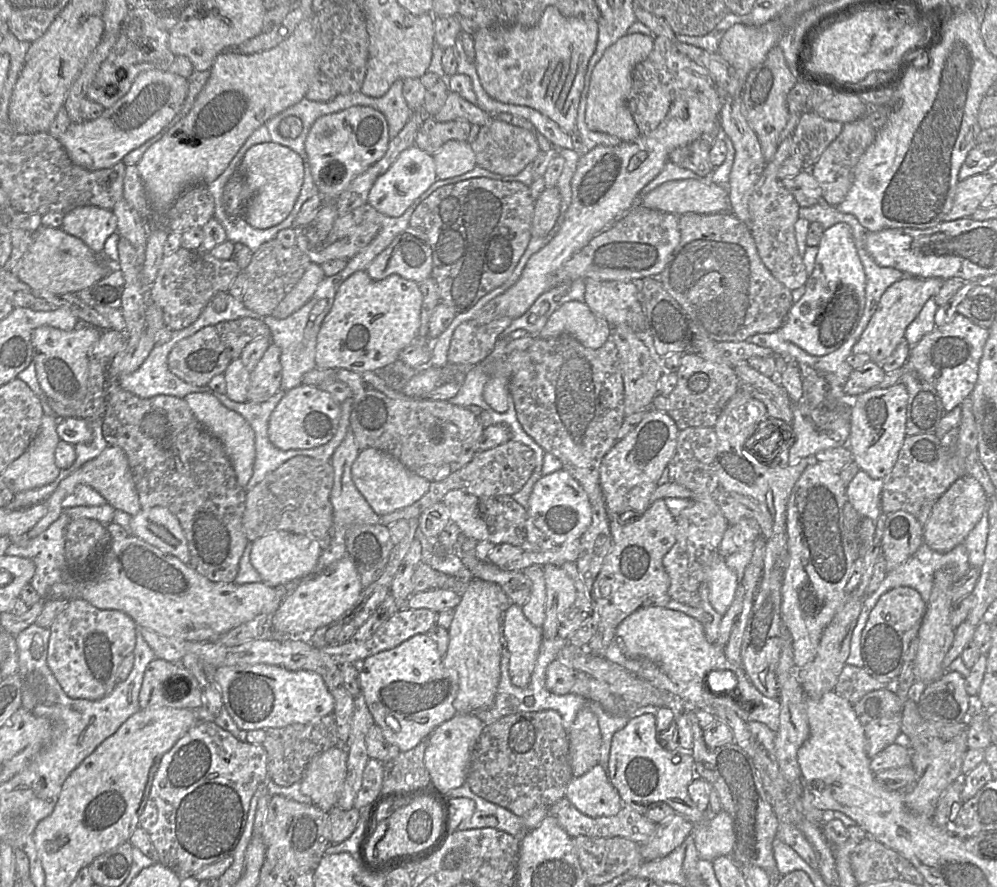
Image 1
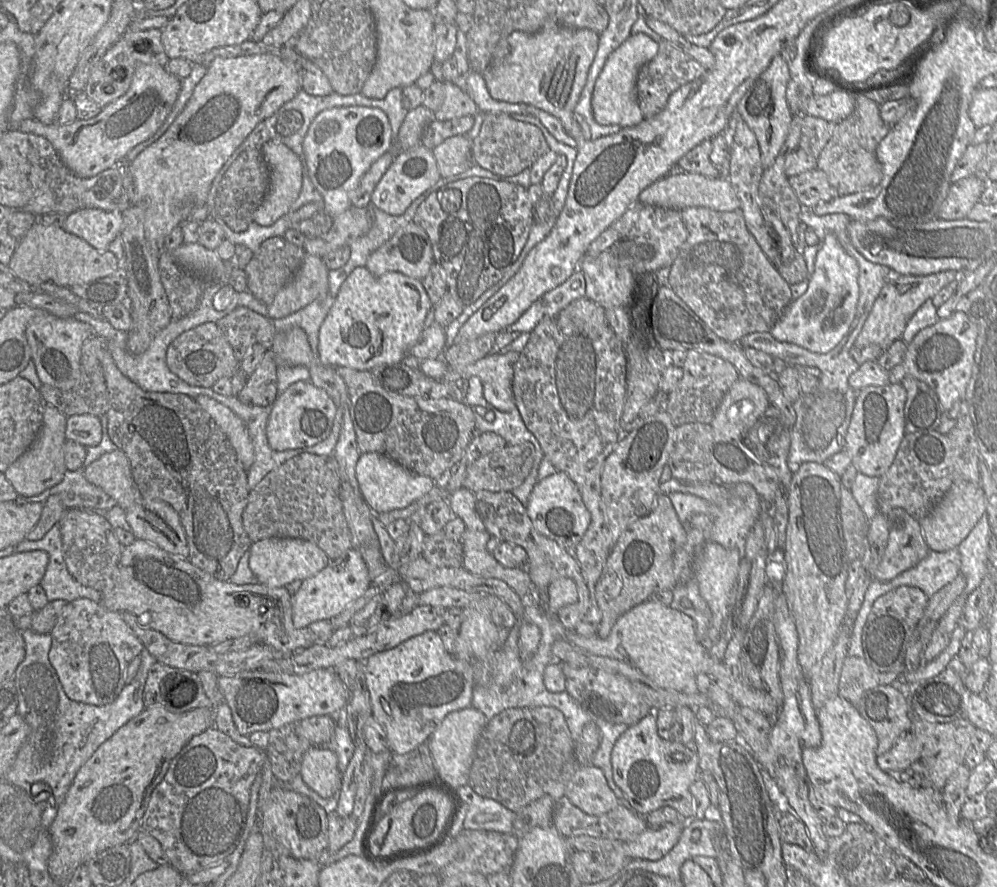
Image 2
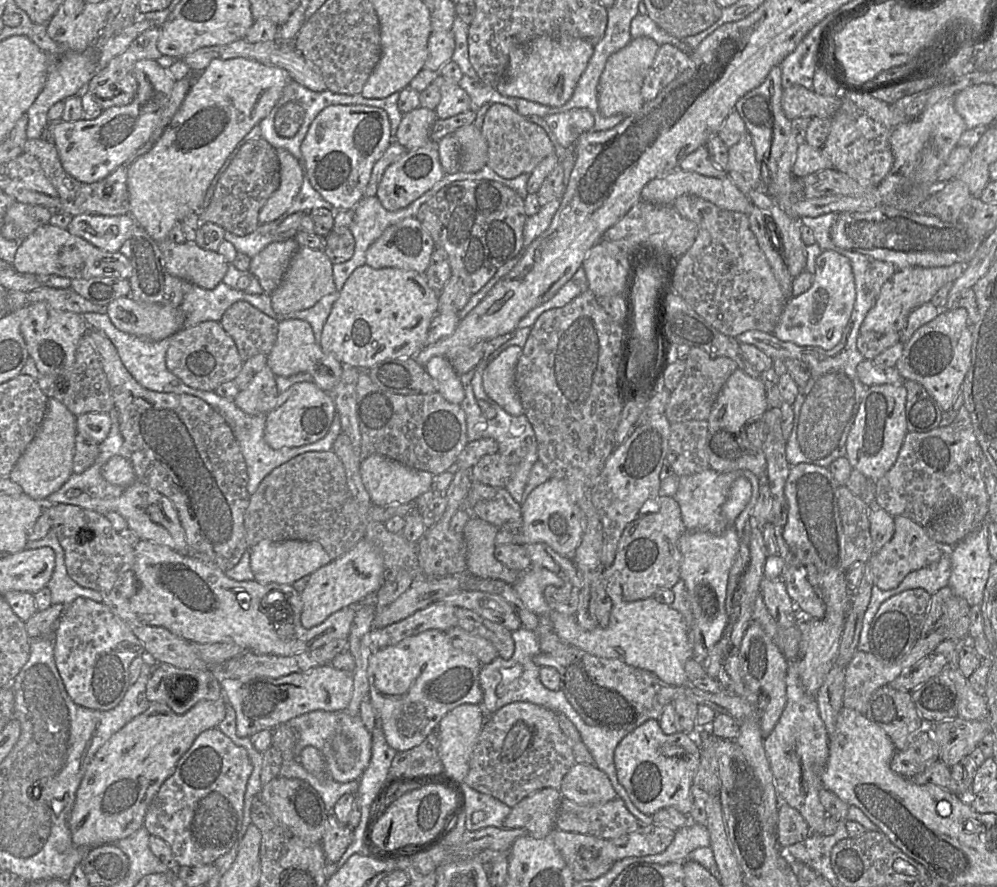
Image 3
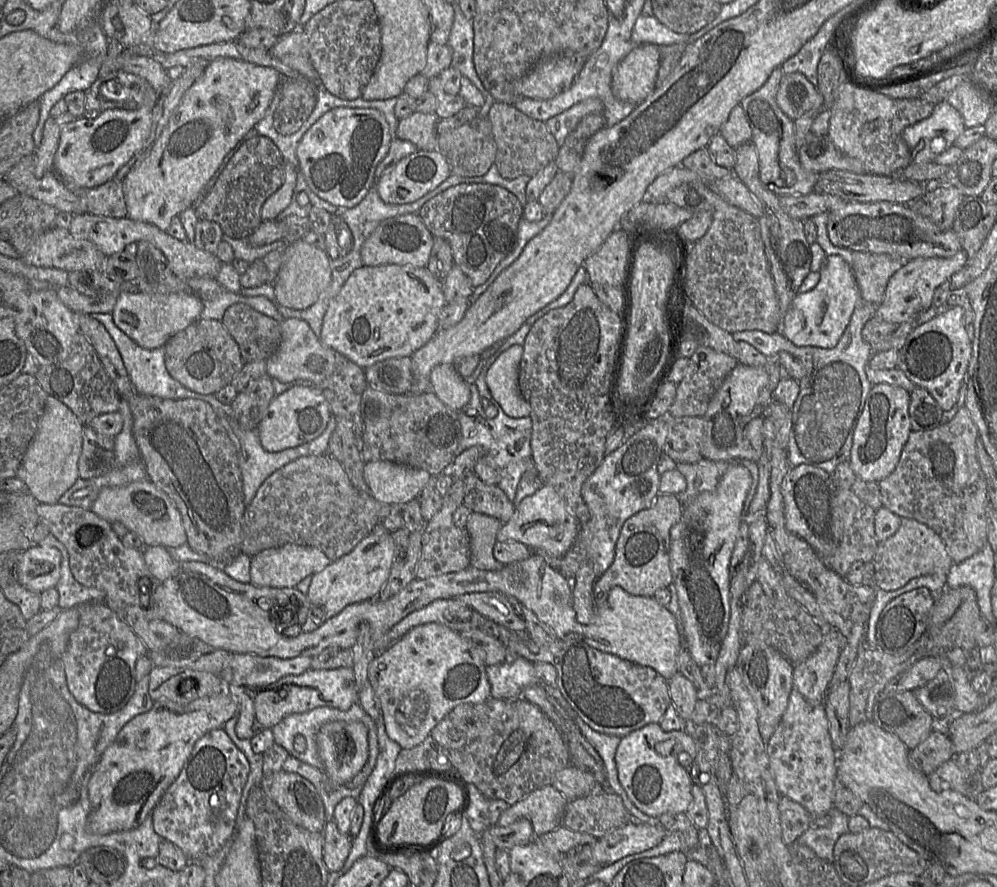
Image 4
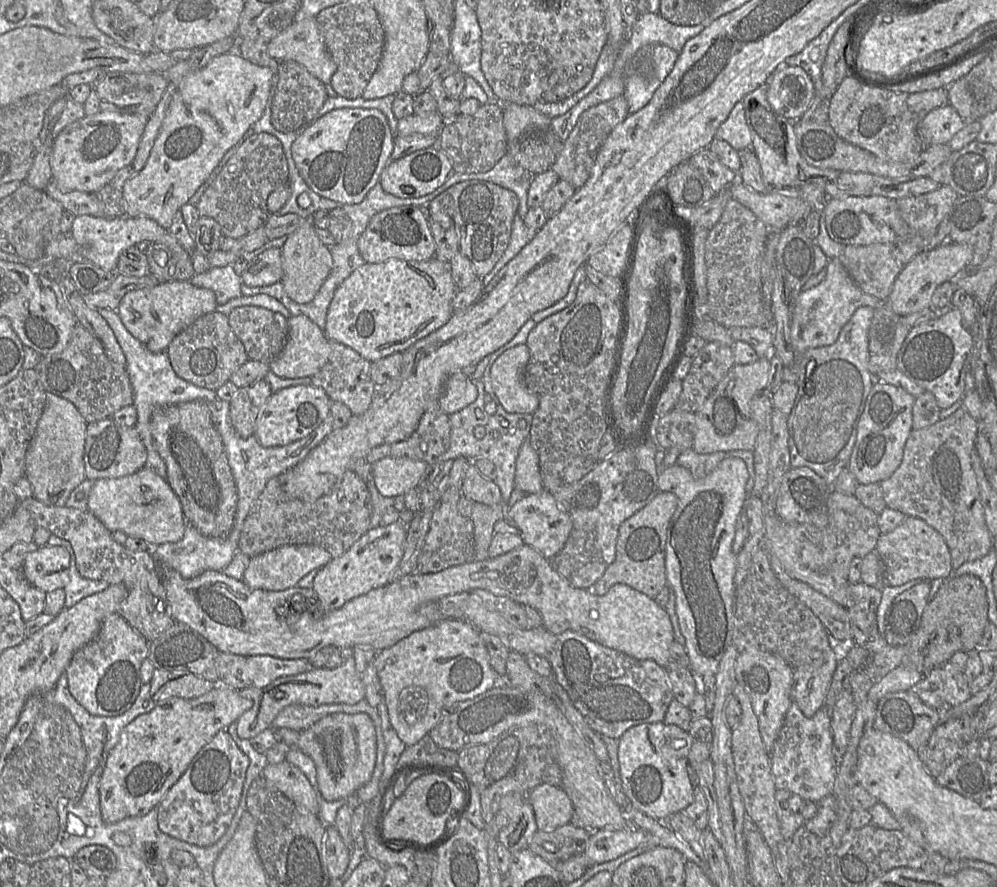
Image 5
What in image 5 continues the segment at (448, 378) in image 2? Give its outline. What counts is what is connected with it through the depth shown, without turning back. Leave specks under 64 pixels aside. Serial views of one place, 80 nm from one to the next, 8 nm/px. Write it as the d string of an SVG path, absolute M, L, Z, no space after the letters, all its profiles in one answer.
M519 344L504 351L492 363L490 371L492 388L503 408L509 413L533 414L539 405L535 393L522 382L529 361L529 349Z

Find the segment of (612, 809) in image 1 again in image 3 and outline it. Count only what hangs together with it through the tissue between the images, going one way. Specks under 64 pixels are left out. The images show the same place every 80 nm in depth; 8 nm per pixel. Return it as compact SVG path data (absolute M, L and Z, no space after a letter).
M576 763L564 776L560 793L580 805L604 804L618 797L608 776L595 765Z

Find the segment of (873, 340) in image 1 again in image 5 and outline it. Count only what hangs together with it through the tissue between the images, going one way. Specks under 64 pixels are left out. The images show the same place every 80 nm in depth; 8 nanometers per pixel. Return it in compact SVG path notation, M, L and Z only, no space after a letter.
M951 241L916 255L908 262L897 276L887 298L893 311L900 316L907 316L932 307L931 299L936 288L946 281L953 281L970 264L973 250L967 244Z

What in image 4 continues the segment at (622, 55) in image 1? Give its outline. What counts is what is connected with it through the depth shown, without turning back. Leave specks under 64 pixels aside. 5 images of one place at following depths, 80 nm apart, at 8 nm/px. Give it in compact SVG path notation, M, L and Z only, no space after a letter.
M645 43L634 47L613 71L614 96L634 105L643 102L656 88L659 64L659 46Z

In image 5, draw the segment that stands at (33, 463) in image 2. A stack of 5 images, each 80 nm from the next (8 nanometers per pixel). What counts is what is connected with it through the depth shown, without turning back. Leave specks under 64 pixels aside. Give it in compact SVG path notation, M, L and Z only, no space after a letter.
M47 392L46 402L37 427L26 452L24 477L32 488L33 496L38 501L50 506L65 506L70 493L85 479L84 448L87 422L77 408L68 400Z

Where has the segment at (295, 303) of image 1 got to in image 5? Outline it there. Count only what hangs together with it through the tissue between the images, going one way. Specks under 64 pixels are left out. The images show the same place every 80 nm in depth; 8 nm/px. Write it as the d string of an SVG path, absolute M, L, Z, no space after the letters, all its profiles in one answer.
M313 215L287 236L282 247L283 276L281 282L287 296L296 303L305 304L313 300L332 269L332 255L316 234Z

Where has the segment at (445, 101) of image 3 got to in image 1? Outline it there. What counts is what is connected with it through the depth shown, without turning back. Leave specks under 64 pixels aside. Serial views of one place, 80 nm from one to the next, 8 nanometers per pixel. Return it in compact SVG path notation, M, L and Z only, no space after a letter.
M449 91L442 108L434 115L438 122L448 122L457 119L465 119L471 124L484 126L492 116L483 111L477 105L470 103L458 93Z

